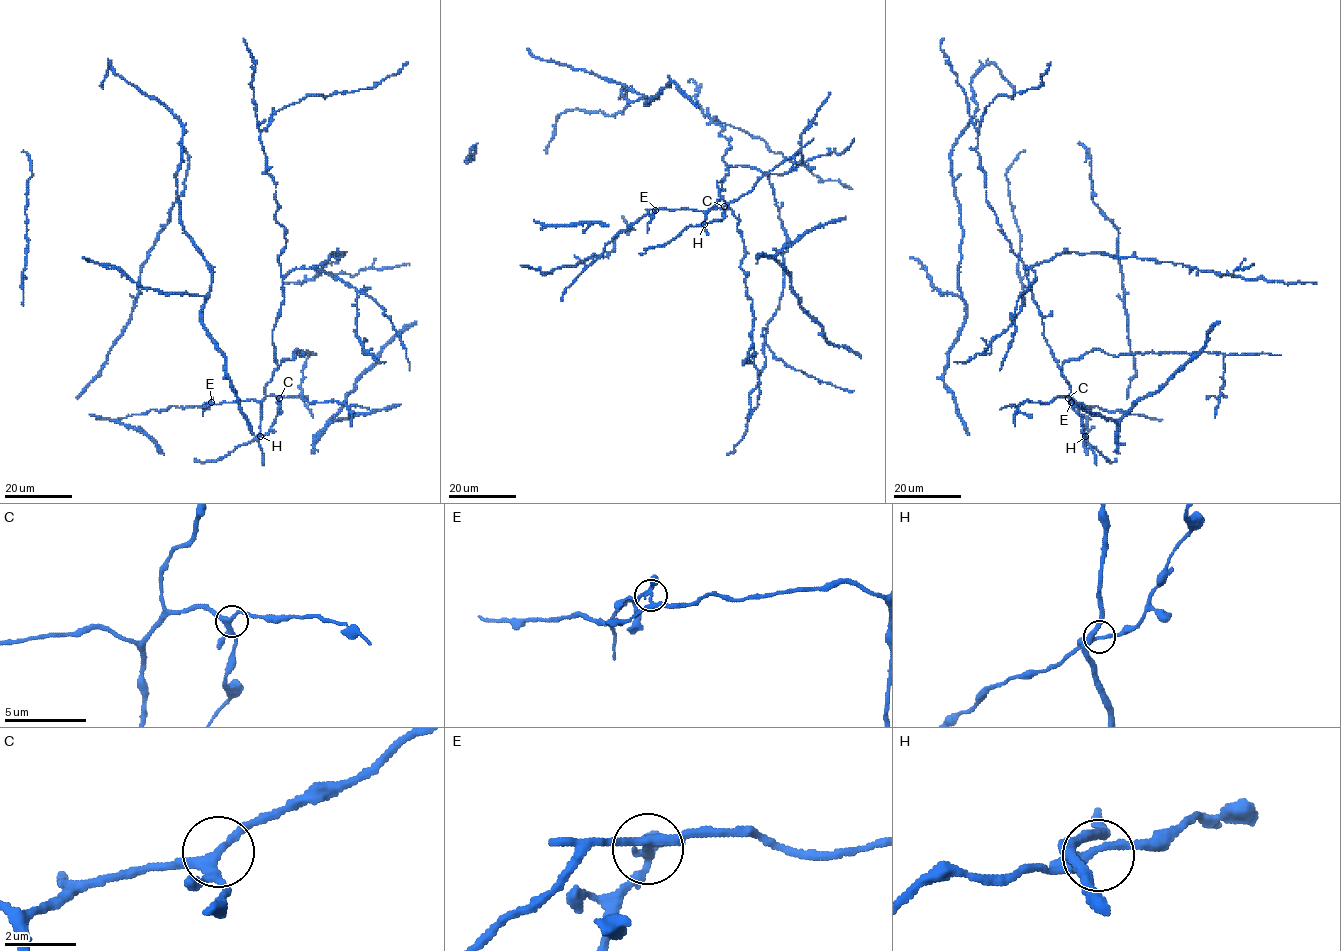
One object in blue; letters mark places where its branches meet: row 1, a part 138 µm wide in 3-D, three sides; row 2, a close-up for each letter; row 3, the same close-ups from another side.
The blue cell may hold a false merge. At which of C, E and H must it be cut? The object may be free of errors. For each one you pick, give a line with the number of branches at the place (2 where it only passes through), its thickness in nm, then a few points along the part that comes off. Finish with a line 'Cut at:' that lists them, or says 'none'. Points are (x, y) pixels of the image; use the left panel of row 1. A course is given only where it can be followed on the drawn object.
E: branches 4; calibre 240 nm; course (211, 402), (203, 406), (203, 415)
Cut at: E

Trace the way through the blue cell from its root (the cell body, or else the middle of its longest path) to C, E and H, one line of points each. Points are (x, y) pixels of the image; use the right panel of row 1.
C: (1032, 290), (1043, 324), (1043, 336), (1062, 376), (1069, 384), (1068, 398)
E: (1032, 290), (1043, 324), (1043, 336), (1062, 376), (1069, 384), (1074, 401), (1071, 402)
H: (1032, 290), (1043, 324), (1043, 336), (1062, 376), (1069, 384), (1085, 436)

